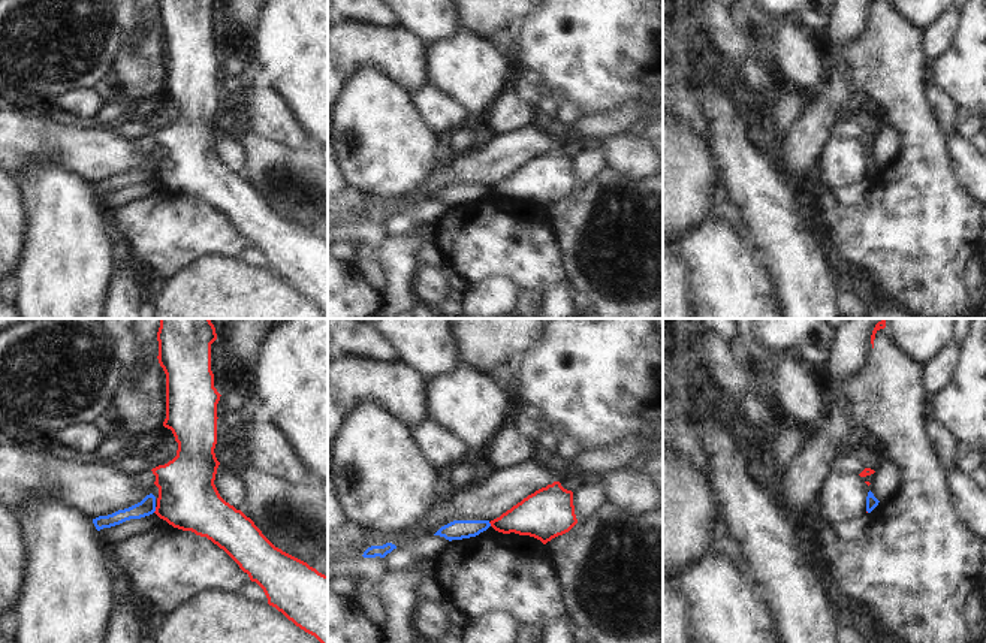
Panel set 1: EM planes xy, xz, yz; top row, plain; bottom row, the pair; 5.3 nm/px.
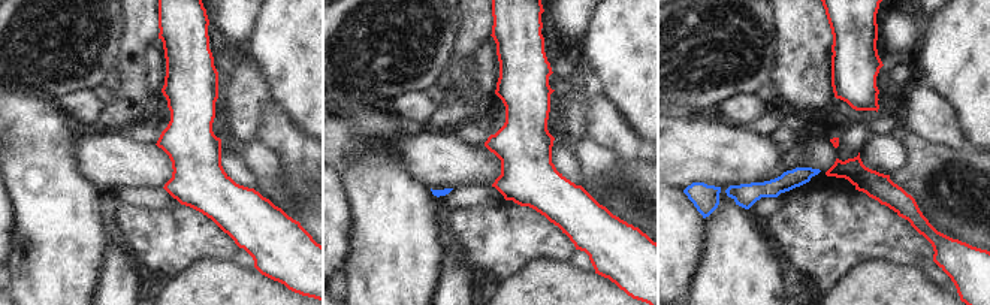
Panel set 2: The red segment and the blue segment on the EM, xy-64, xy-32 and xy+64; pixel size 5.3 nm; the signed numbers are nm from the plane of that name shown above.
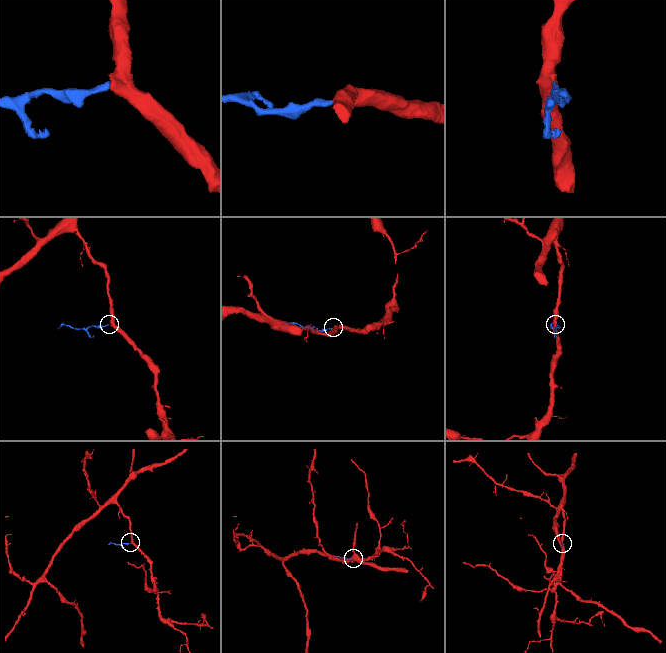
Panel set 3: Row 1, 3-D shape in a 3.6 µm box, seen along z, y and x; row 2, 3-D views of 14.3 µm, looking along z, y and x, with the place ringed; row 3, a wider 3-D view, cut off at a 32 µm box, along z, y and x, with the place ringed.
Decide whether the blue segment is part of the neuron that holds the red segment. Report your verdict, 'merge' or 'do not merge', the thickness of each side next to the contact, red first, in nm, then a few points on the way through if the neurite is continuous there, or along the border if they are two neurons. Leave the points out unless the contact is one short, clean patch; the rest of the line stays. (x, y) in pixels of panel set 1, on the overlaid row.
do not merge | 320/90 nm | along xy (156, 507), (153, 512)

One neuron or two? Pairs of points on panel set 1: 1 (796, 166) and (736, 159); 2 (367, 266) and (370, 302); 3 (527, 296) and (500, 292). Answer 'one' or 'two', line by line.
1: two
2: two
3: two

